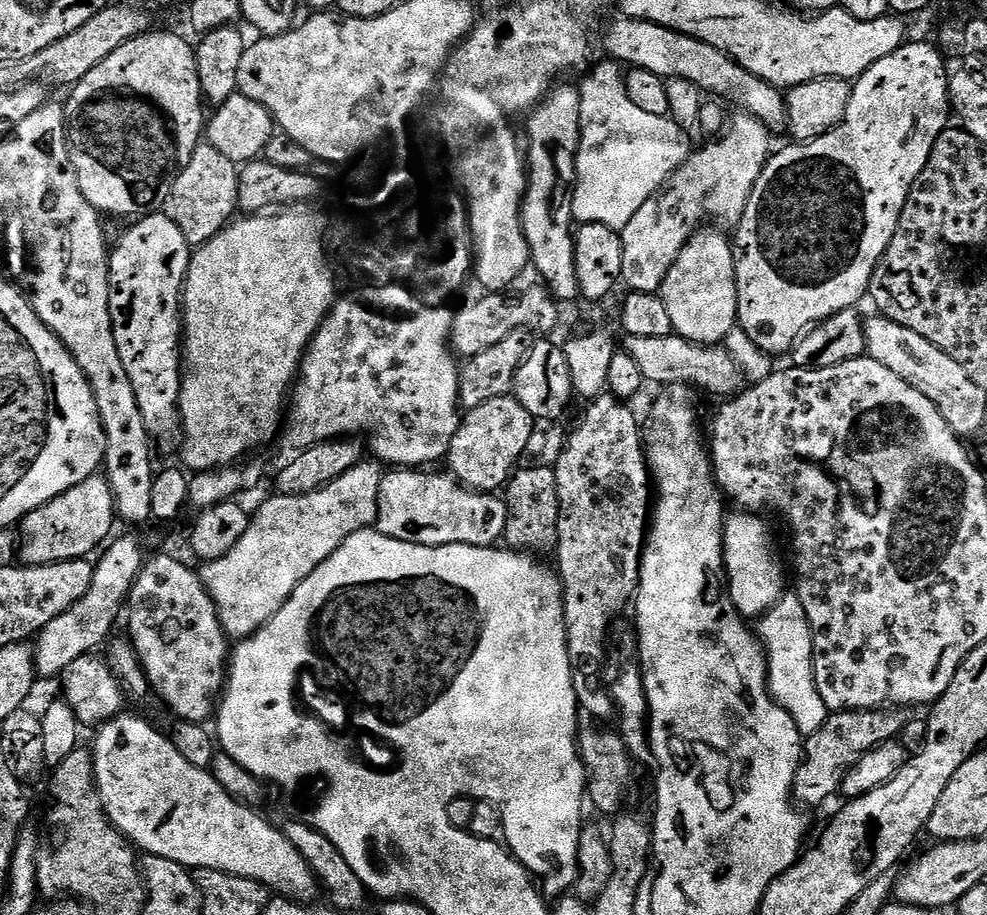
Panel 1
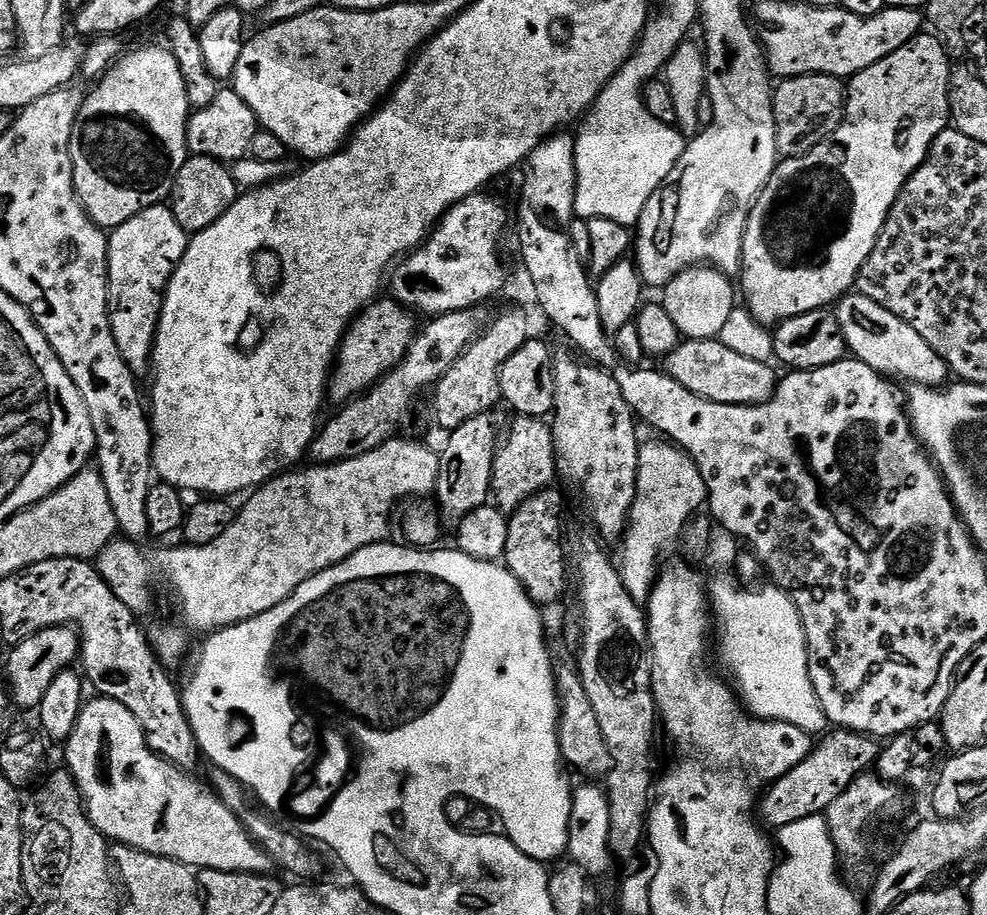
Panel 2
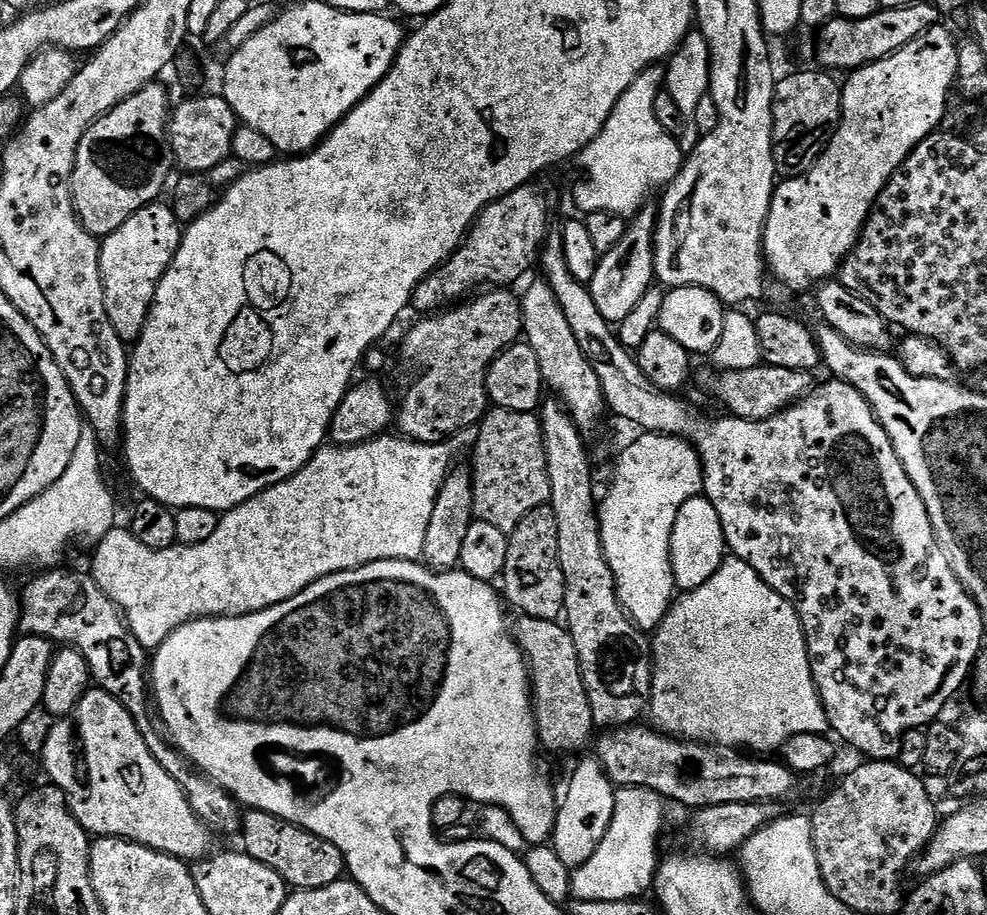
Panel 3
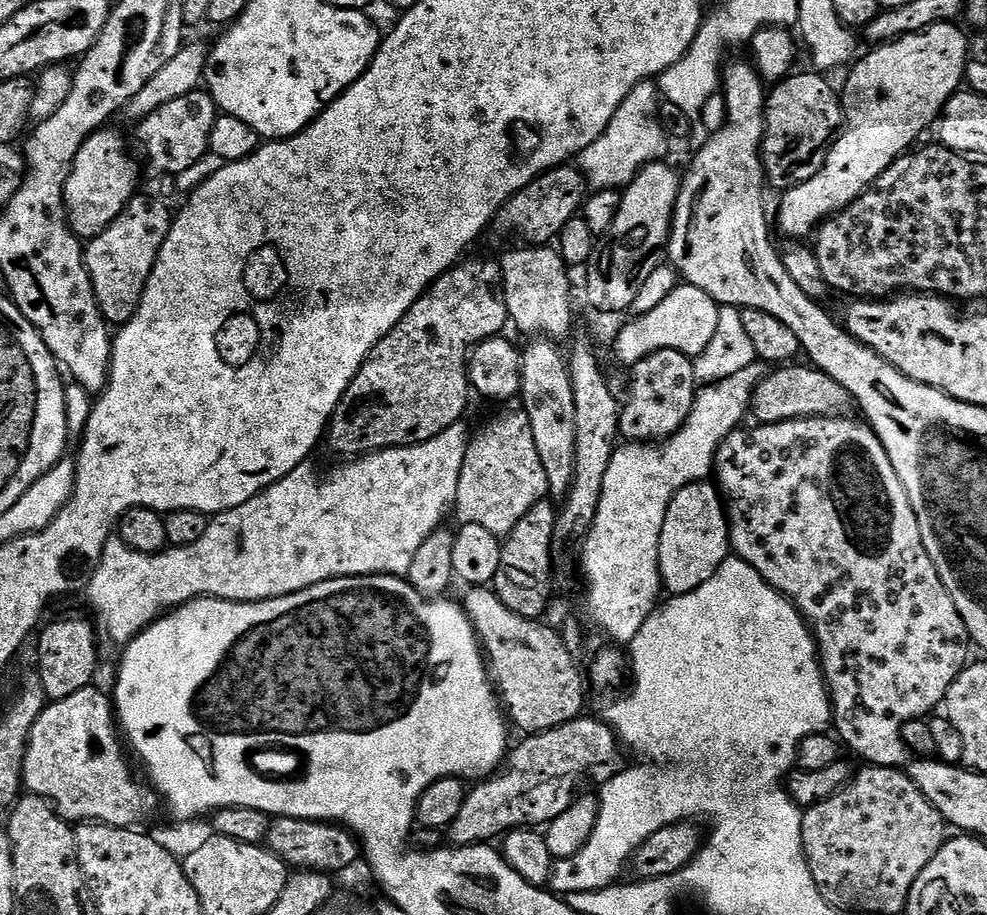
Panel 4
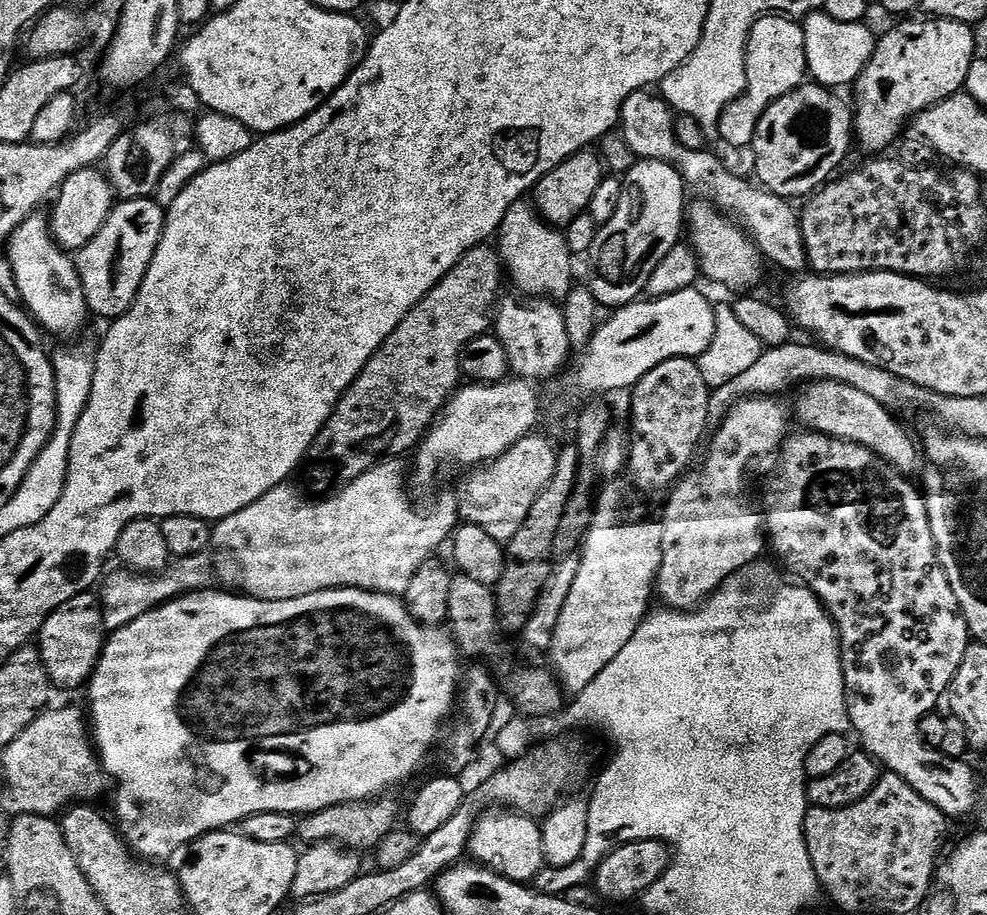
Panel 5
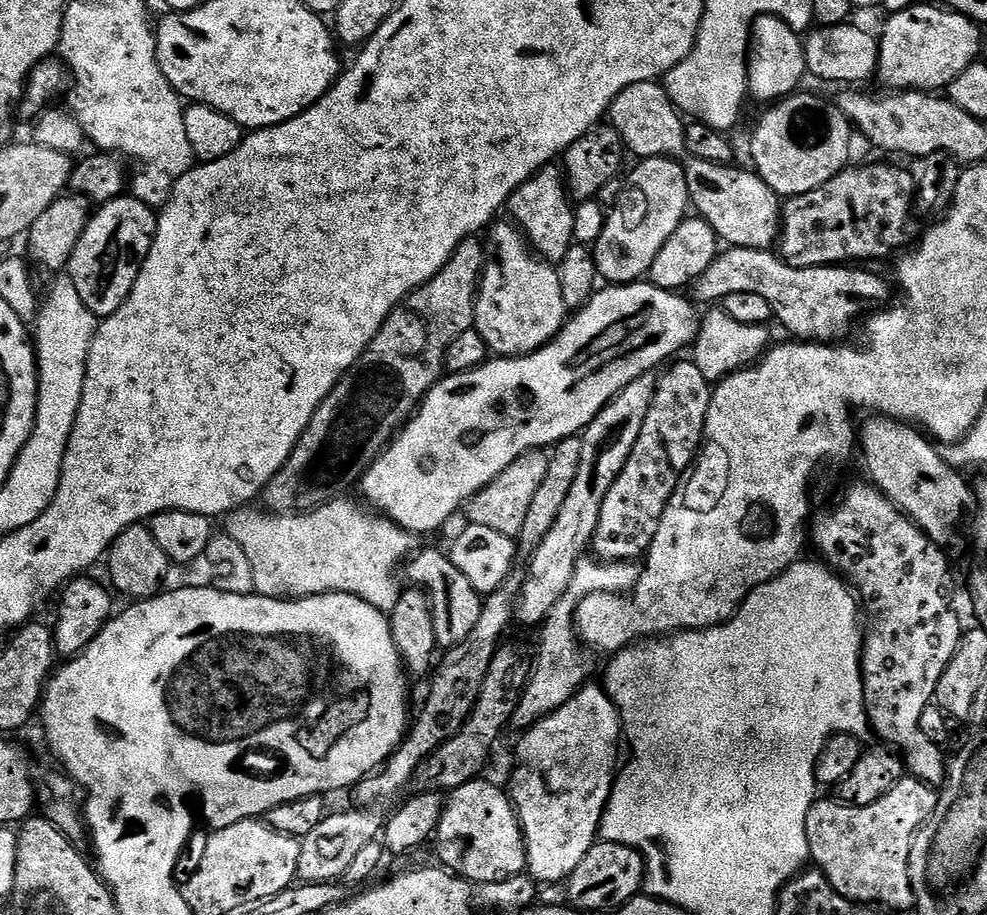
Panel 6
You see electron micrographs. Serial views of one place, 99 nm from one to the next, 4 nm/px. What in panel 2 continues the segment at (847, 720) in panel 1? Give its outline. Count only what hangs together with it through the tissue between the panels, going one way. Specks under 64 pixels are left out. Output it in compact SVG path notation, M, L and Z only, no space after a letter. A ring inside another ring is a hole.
M836 728L821 735L811 754L763 793L758 804L759 823L765 829L779 830L790 826L790 822L802 822L802 818L827 813L834 798L838 798L854 778L865 775L875 765L880 750L881 745L873 737L851 732L849 728Z

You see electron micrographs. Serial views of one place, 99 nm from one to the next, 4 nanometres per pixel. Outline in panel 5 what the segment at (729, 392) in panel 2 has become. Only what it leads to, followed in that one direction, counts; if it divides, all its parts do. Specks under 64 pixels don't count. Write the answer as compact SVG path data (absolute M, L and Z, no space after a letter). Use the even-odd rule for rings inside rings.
M813 380L805 383L797 392L800 393L796 396L794 416L804 423L801 425L805 429L866 446L889 468L901 474L909 474L916 467L921 467L922 452L917 441L915 444L911 434L892 417L895 415L890 409L874 402L870 394L862 394L862 390L854 390L854 386L846 386L837 380Z

